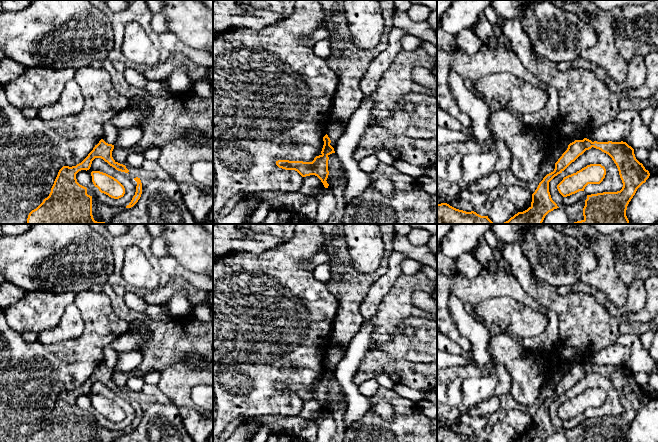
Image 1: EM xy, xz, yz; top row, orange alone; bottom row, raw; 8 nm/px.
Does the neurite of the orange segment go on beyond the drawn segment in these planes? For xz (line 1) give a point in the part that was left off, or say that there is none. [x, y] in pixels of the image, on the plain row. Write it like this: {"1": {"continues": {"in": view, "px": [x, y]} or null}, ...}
{"1": {"continues": null}}

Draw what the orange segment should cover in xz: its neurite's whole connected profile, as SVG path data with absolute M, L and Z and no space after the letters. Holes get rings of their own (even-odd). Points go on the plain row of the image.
M327 358L323 361L323 365L324 369L321 378L316 380L312 386L278 384L276 385L276 389L285 394L295 394L302 401L315 399L321 404L324 411L328 412L329 408L326 405L329 399L328 380L335 377L335 375L330 369L331 364Z

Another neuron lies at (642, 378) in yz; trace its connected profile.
M636 372L634 373L634 378L636 383L642 388L649 385L649 374L646 372Z

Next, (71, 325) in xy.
M72 303L66 307L59 324L51 330L40 333L38 341L44 344L53 344L71 340L79 337L84 327L80 310Z

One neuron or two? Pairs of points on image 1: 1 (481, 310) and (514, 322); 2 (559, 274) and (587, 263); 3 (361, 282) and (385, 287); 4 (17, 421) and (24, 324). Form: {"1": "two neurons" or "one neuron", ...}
{"1": "one neuron", "2": "one neuron", "3": "two neurons", "4": "two neurons"}

